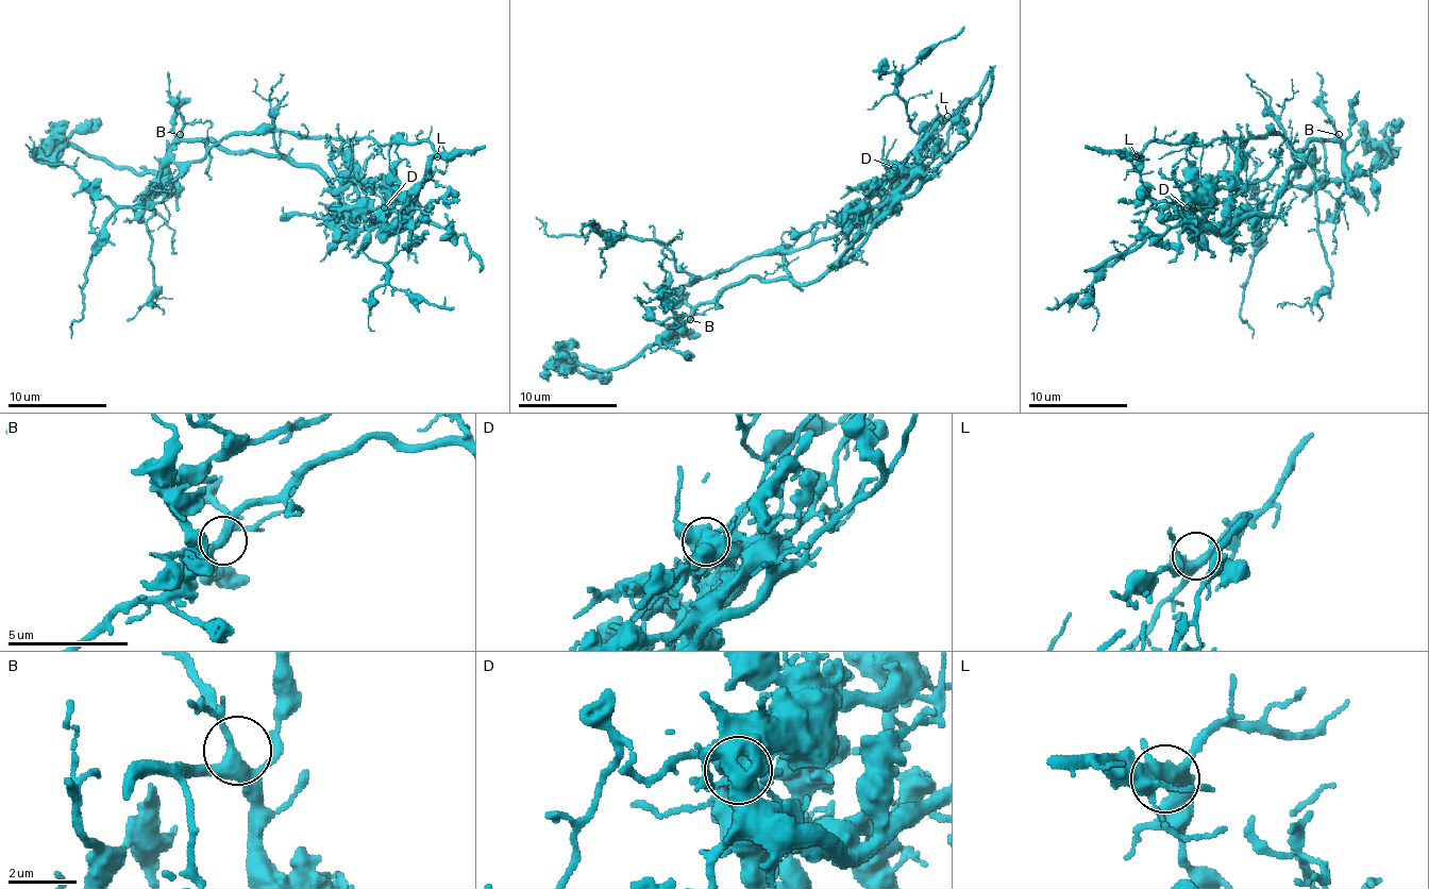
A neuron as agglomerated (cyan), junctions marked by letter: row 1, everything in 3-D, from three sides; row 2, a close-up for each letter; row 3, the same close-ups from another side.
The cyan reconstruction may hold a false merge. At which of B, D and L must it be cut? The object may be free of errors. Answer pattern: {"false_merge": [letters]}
{"false_merge": ["D"]}

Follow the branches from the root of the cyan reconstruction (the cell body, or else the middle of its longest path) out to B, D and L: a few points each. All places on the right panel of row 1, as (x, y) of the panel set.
B: (1264, 136), (1276, 124), (1287, 136), (1287, 144), (1296, 154), (1311, 141), (1328, 141), (1339, 134)
D: (1264, 136), (1251, 136), (1237, 149), (1237, 177), (1227, 186), (1222, 186), (1199, 208), (1188, 208)
L: (1264, 136), (1217, 136), (1205, 144), (1150, 141), (1136, 156)

